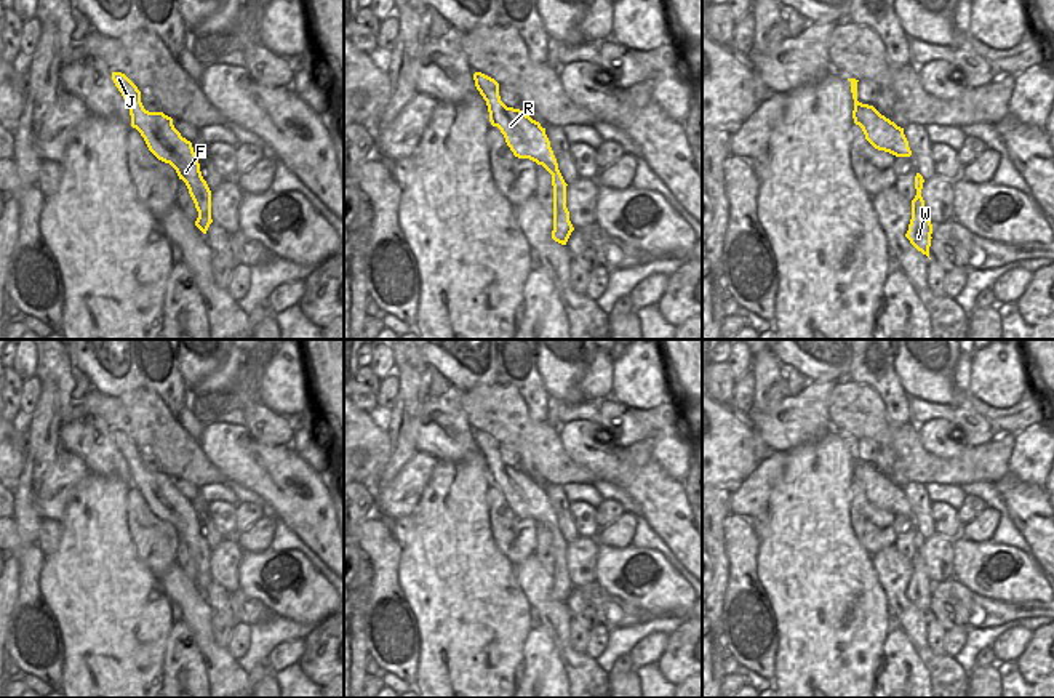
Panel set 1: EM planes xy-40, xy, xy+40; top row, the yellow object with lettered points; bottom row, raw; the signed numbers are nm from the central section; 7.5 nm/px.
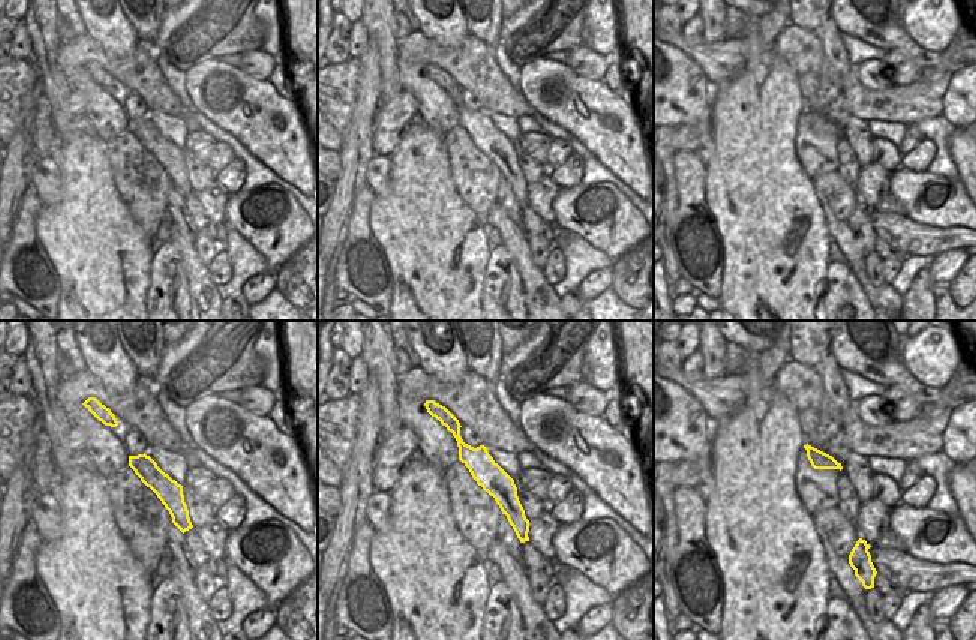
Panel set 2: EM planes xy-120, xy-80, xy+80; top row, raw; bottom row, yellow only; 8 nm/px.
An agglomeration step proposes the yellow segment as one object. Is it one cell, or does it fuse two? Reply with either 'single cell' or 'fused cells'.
single cell

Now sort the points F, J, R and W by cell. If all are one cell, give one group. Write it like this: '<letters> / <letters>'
F J R W

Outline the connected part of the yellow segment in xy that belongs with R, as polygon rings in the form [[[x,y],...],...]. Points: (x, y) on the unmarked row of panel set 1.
[[[473,432],[475,445],[486,459],[489,480],[497,485],[505,496],[507,504],[518,517],[529,517],[542,524],[552,533],[553,544],[553,589],[552,597],[566,604],[574,589],[566,567],[566,541],[558,528],[557,517],[539,480],[520,467],[507,466],[499,455],[499,442],[481,432]]]

